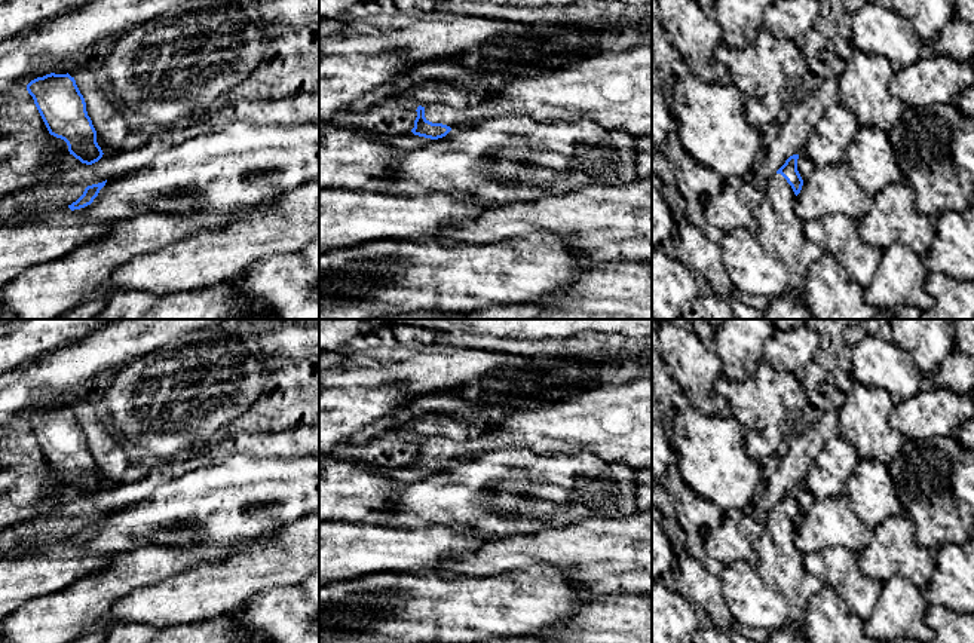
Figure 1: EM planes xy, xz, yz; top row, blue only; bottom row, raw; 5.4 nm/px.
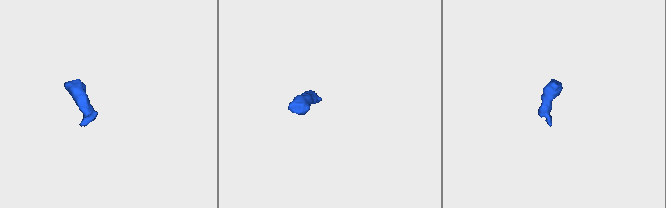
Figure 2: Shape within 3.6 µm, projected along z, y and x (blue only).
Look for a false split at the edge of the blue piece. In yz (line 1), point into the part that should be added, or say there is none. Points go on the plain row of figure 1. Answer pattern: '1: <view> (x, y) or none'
1: yz (780, 565)

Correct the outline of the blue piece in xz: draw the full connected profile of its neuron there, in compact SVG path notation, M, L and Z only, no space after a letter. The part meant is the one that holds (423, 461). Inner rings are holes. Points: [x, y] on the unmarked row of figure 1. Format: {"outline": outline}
{"outline": "M638 376L625 385L589 386L579 392L536 395L517 401L493 414L491 423L477 438L454 441L434 435L417 440L411 465L438 472L469 454L527 448L536 454L573 454L589 451L606 462L631 468L652 466L652 376Z"}

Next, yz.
{"outline": "M799 487L790 489L771 509L763 533L754 539L757 572L790 604L793 622L802 625L809 600L827 582L806 572L803 554L794 546L803 512L797 503Z"}

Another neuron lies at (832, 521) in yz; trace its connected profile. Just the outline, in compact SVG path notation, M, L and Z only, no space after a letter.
M839 495L815 500L803 512L796 529L794 546L803 555L830 546L845 546L858 554L872 542L873 530L857 517L848 496Z

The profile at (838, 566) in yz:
M830 546L803 555L803 563L808 573L824 579L863 621L873 613L882 584L860 570L857 552Z

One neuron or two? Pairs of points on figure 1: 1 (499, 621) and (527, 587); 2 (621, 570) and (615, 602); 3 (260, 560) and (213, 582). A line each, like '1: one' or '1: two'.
1: one
2: two
3: one

